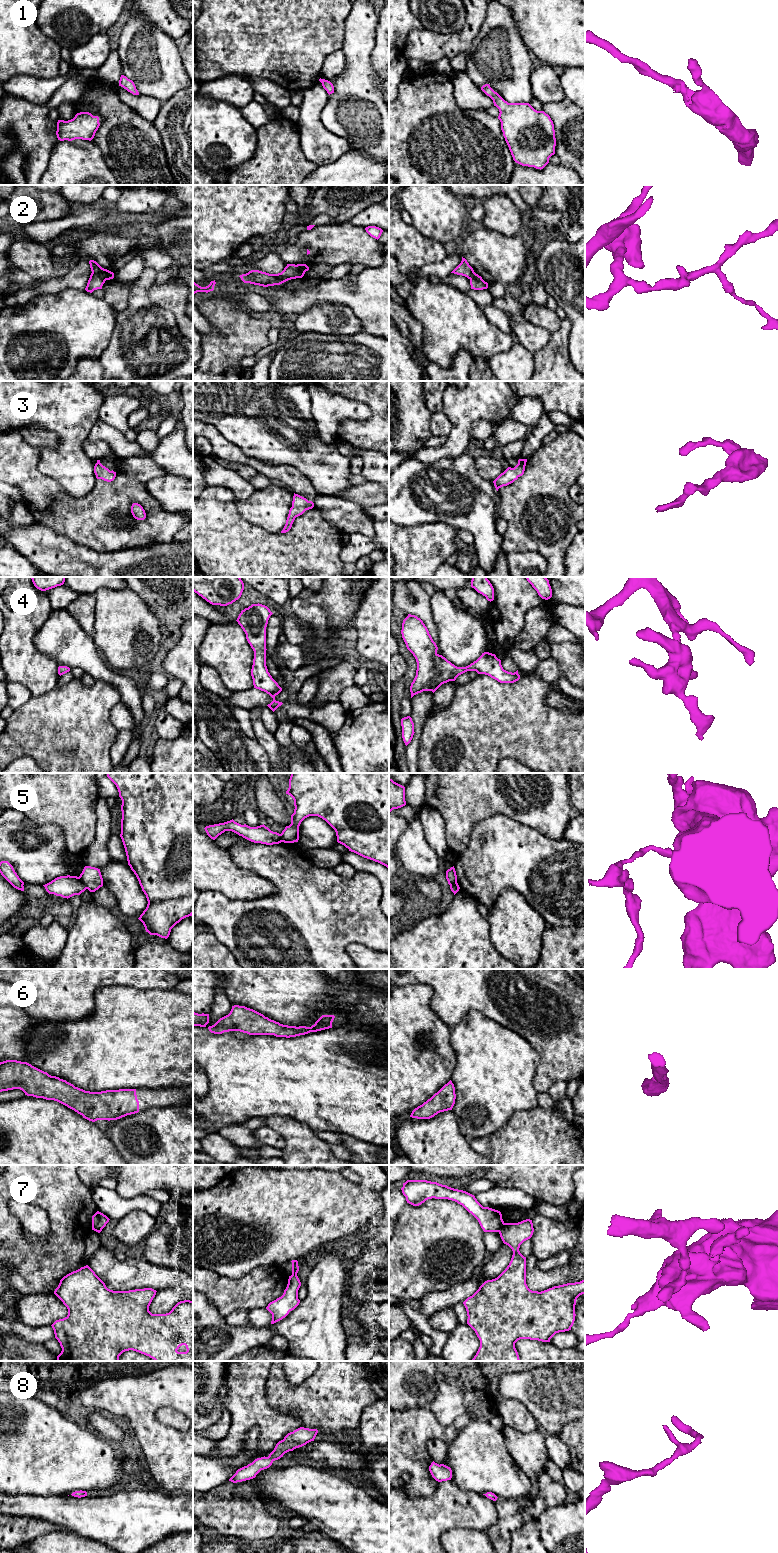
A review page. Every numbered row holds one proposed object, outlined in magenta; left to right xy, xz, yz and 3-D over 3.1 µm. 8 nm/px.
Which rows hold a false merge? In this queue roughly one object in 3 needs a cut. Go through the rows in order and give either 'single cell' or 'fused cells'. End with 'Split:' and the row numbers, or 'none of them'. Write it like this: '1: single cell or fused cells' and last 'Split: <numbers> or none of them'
1: single cell
2: fused cells
3: single cell
4: single cell
5: fused cells
6: single cell
7: fused cells
8: single cell
Split: 2, 5, 7

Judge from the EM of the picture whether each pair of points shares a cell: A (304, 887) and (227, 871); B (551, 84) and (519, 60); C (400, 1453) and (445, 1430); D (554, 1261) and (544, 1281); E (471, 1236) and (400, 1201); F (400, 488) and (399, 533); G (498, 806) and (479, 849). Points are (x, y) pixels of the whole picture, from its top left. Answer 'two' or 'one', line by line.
A: two
B: two
C: one
D: two
E: two
F: two
G: two

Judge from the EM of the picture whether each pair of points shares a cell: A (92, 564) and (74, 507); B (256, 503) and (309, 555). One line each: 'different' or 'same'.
A: different
B: different

